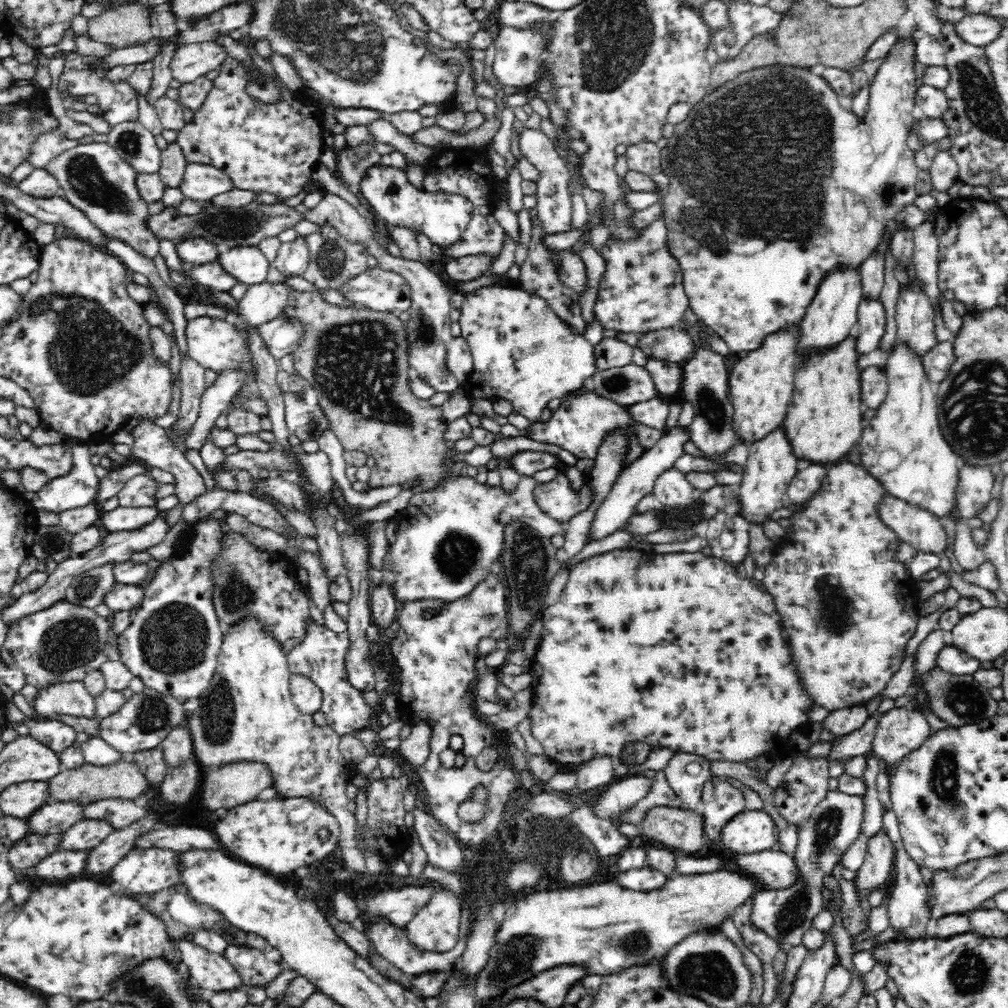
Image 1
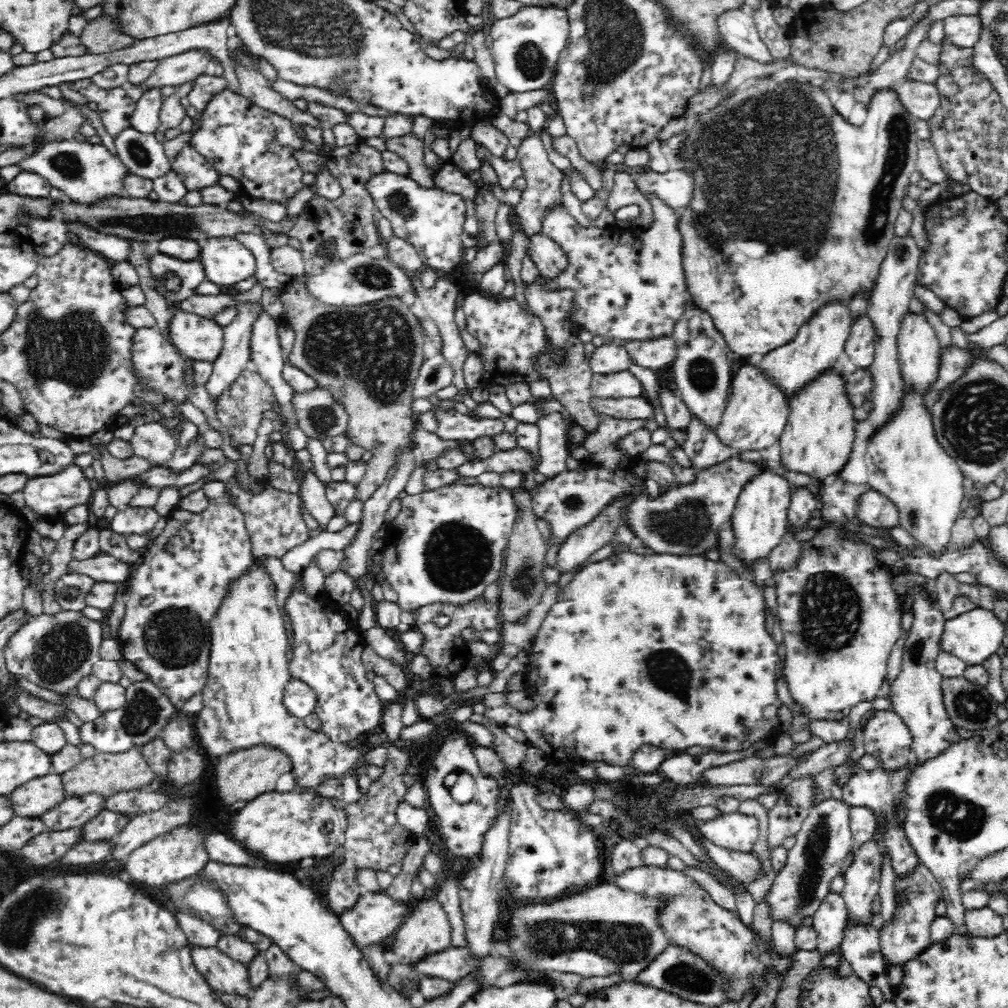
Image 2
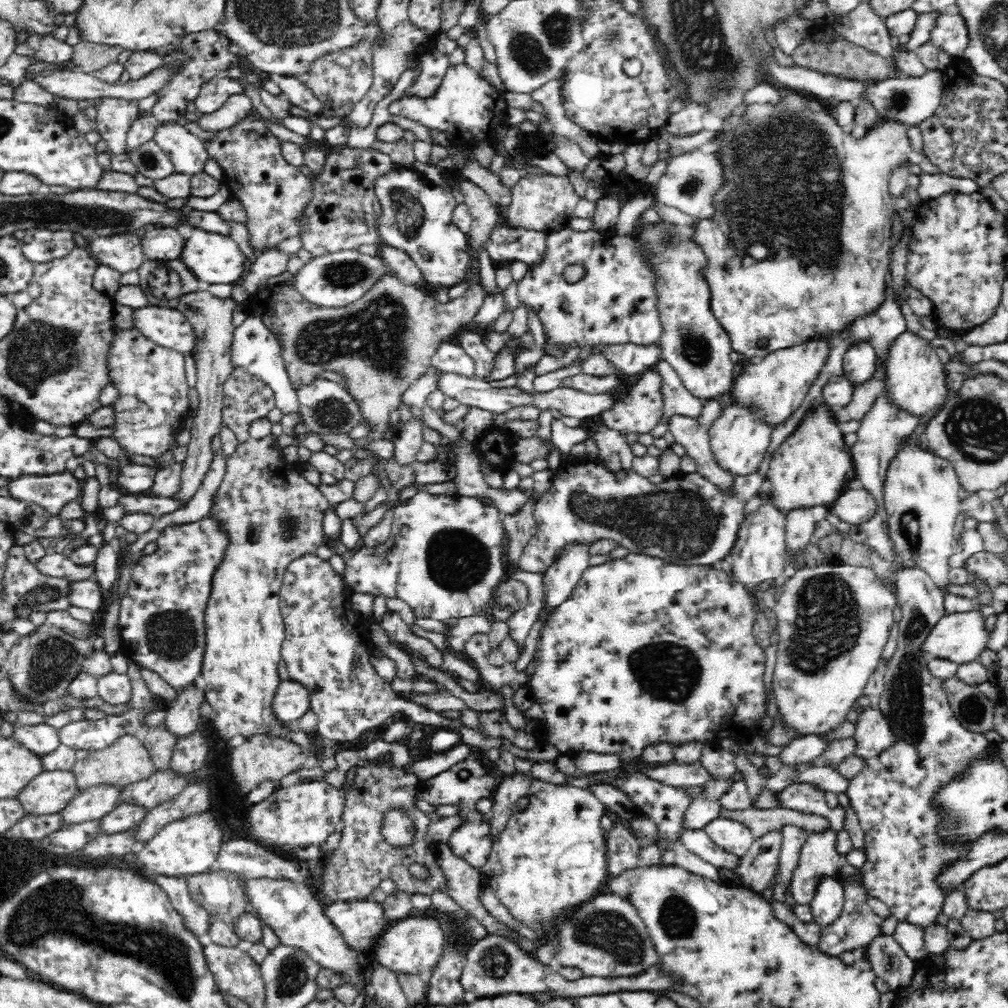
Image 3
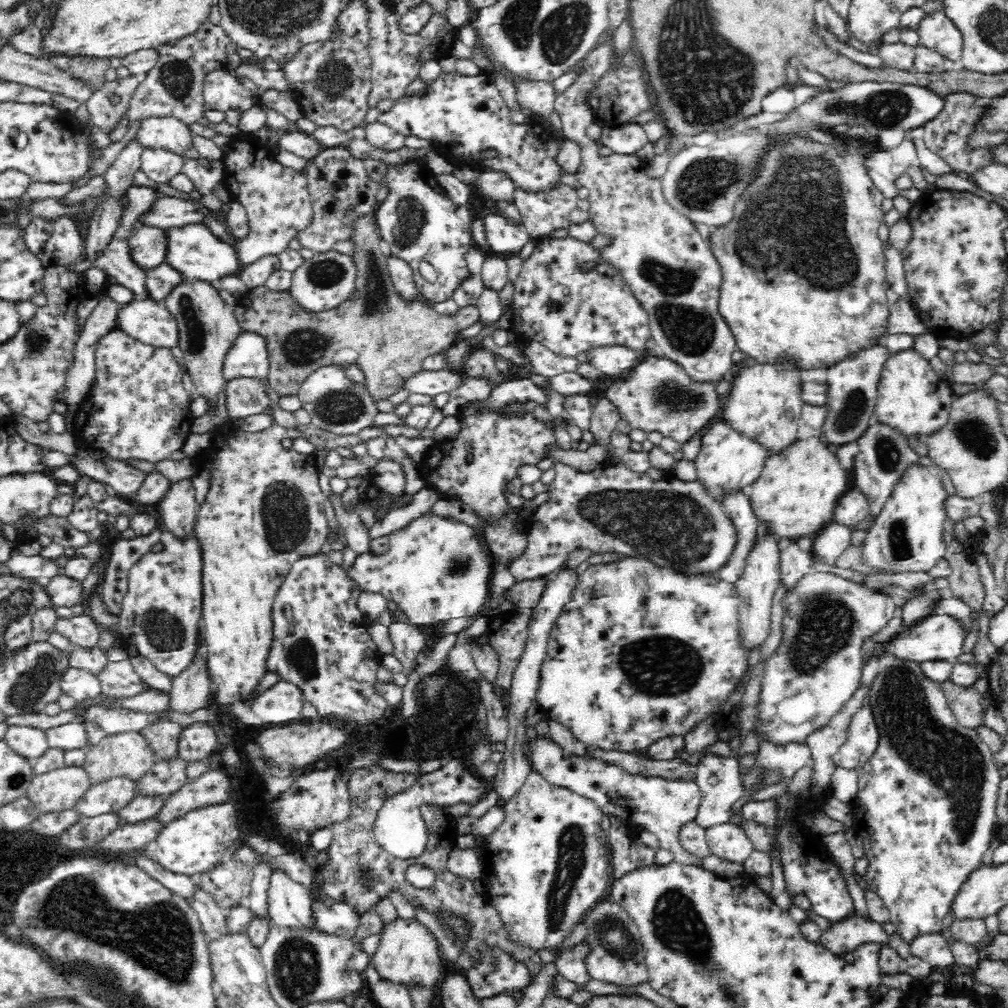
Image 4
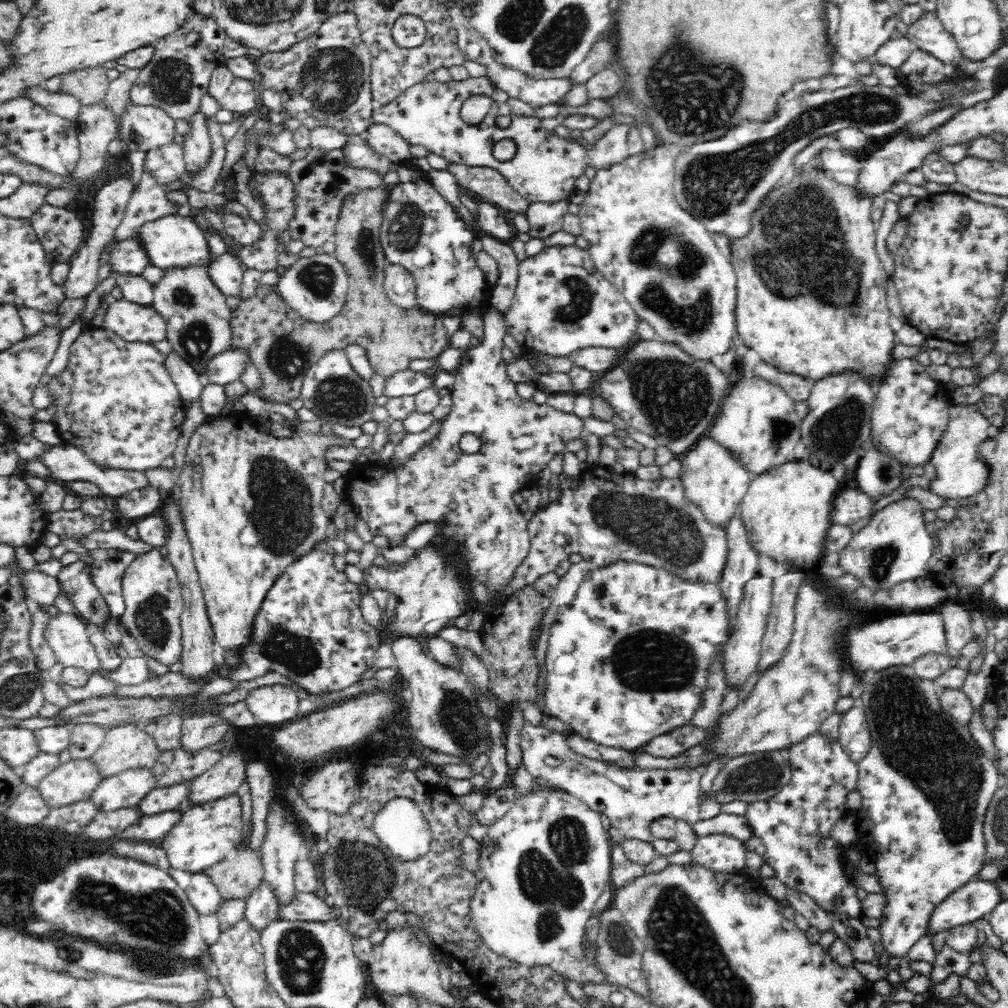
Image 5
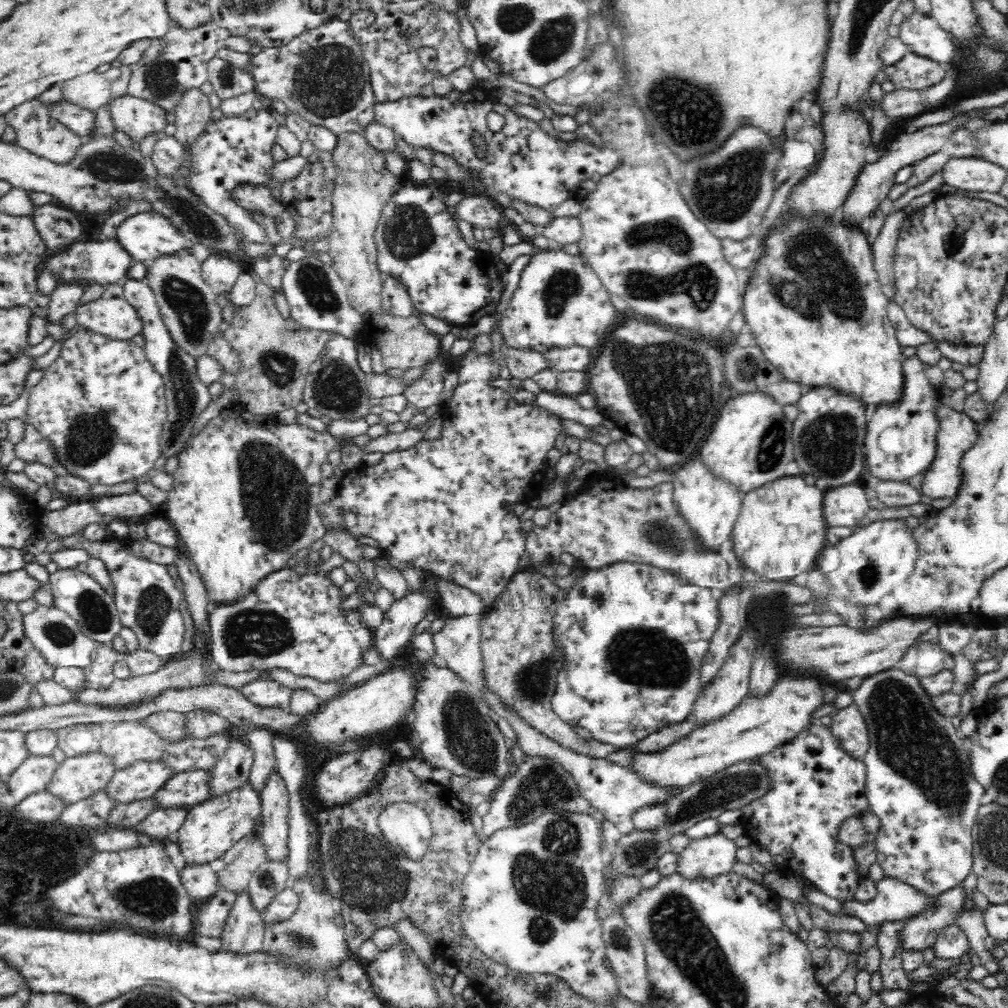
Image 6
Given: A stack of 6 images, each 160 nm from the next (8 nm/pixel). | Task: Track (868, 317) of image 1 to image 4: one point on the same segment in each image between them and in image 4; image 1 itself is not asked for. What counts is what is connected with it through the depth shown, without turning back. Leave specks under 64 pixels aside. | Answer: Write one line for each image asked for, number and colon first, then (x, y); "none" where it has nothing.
2: (859, 345)
3: (859, 363)
4: (852, 384)

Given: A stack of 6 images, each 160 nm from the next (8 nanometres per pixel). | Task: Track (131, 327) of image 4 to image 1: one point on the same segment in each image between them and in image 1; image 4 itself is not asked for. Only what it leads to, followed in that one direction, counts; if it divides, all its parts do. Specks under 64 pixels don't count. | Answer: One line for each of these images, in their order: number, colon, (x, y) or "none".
1: (214, 343)
2: (195, 337)
3: (167, 327)

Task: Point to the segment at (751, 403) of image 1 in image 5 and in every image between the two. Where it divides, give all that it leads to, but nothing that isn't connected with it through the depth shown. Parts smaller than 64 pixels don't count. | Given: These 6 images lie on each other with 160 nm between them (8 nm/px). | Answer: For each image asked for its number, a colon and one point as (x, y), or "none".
2: (756, 414)
3: (738, 442)
4: (726, 462)
5: (714, 483)

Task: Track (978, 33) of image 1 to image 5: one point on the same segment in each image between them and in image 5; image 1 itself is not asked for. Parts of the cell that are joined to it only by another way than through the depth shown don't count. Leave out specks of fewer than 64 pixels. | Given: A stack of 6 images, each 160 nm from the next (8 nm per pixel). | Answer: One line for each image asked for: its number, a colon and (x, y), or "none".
2: (962, 31)
3: (949, 32)
4: (936, 31)
5: (927, 34)

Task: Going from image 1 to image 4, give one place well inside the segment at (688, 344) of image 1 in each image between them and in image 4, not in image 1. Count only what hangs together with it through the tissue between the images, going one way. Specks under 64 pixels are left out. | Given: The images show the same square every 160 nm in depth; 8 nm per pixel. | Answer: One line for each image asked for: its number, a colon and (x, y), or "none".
2: (657, 354)
3: (626, 359)
4: (611, 360)

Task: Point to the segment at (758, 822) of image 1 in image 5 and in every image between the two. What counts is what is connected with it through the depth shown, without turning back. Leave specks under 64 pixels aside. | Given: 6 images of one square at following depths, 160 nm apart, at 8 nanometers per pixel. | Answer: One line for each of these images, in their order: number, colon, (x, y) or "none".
2: (735, 831)
3: (732, 836)
4: (727, 841)
5: (719, 853)

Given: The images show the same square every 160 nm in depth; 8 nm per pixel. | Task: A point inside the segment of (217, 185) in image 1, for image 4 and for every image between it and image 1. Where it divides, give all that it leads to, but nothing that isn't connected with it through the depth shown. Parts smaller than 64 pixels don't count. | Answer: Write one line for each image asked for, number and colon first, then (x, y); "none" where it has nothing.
2: (196, 172)
3: (187, 151)
4: (168, 132)

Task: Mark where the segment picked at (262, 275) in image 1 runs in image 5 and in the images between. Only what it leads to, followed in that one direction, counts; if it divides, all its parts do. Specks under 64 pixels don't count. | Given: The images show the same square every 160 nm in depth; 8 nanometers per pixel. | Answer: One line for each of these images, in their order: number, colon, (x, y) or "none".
2: (225, 261)
3: (213, 258)
4: (192, 249)
5: (174, 240)

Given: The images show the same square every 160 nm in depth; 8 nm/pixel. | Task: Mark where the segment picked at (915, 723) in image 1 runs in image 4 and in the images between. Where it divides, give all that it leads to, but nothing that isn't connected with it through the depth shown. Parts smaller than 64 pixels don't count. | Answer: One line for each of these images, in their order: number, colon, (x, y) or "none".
2: (887, 739)
3: (872, 735)
4: (862, 737)

